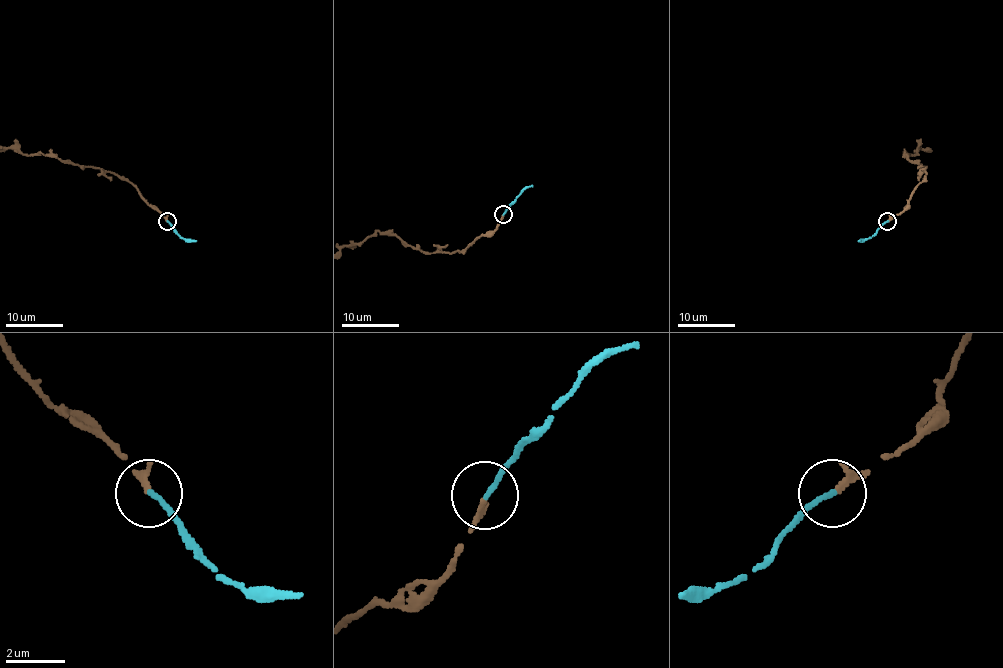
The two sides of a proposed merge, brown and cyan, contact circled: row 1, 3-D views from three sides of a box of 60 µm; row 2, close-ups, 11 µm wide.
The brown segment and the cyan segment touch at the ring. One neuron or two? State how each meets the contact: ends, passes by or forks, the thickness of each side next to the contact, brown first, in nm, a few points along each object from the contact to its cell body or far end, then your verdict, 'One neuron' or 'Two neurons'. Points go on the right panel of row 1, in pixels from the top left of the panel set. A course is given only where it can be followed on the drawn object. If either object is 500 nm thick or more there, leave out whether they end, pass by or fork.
At the ring brown passes by. At the ring cyan ends. Thickness 130 nm (brown) against 160 nm. Course of cyan: (887, 221), (870, 237), (860, 240). One neuron

